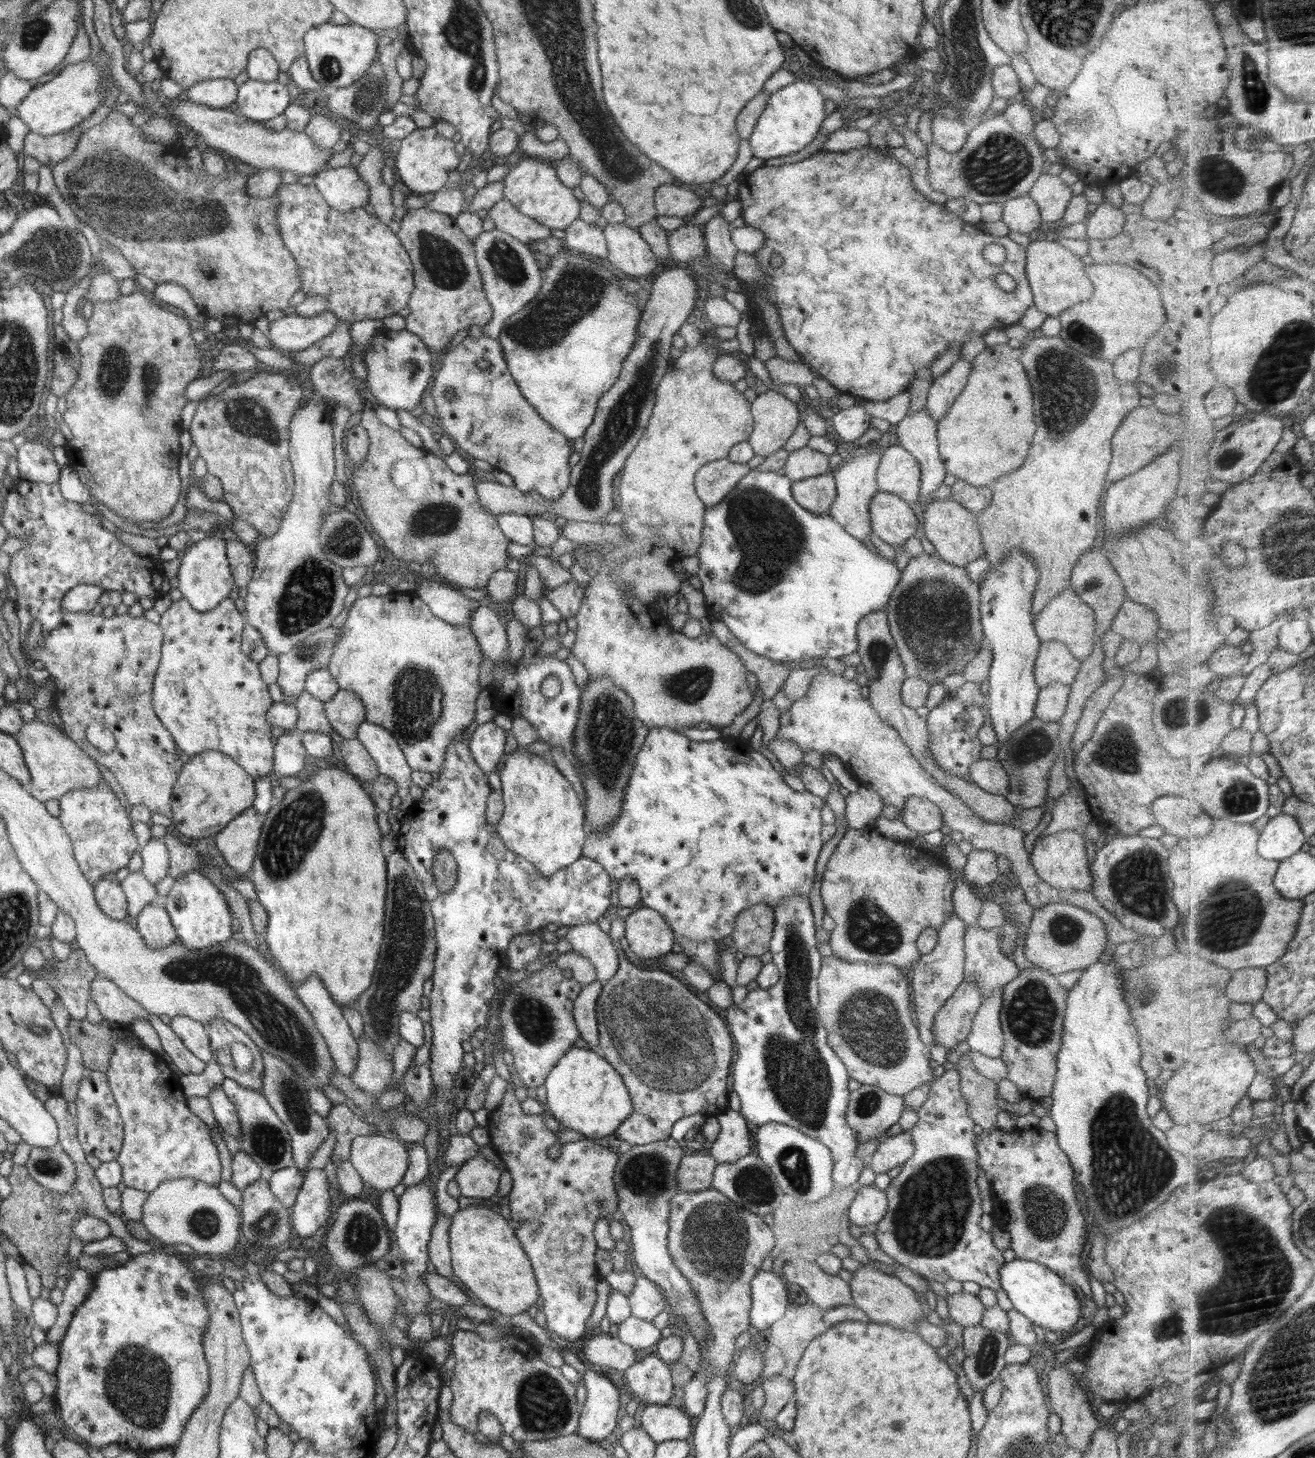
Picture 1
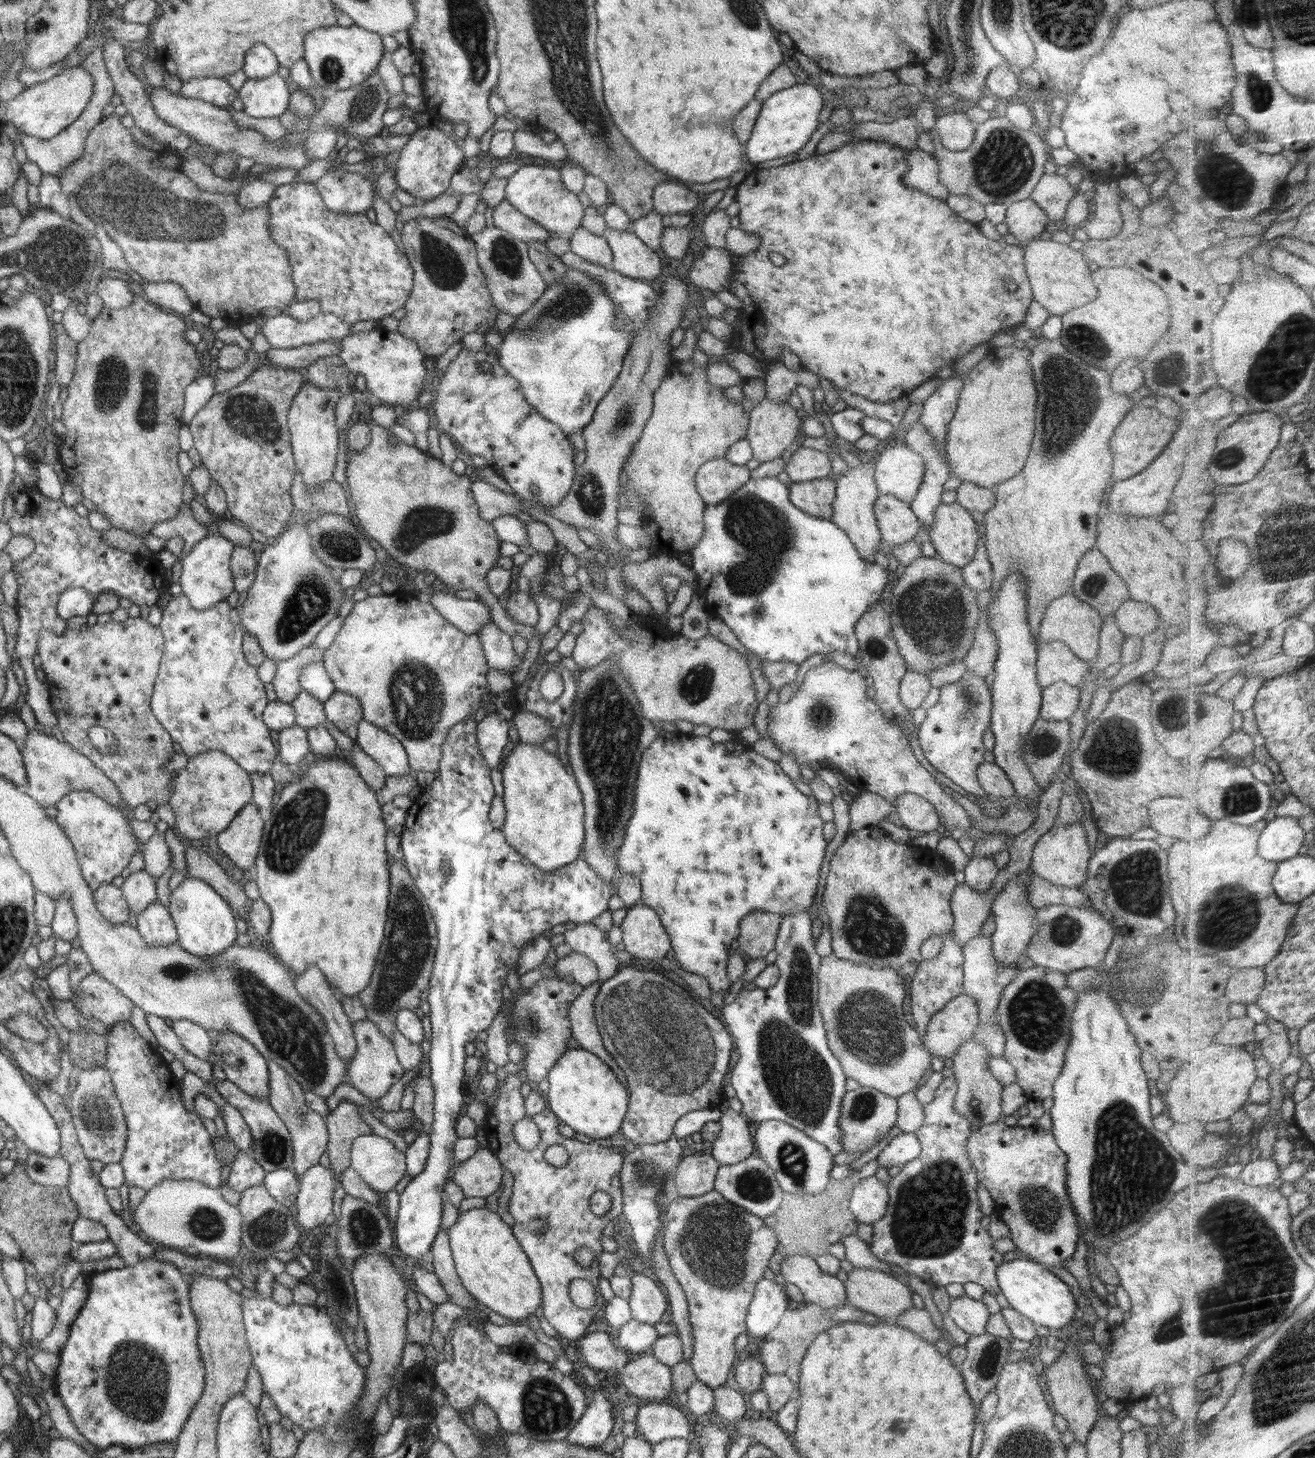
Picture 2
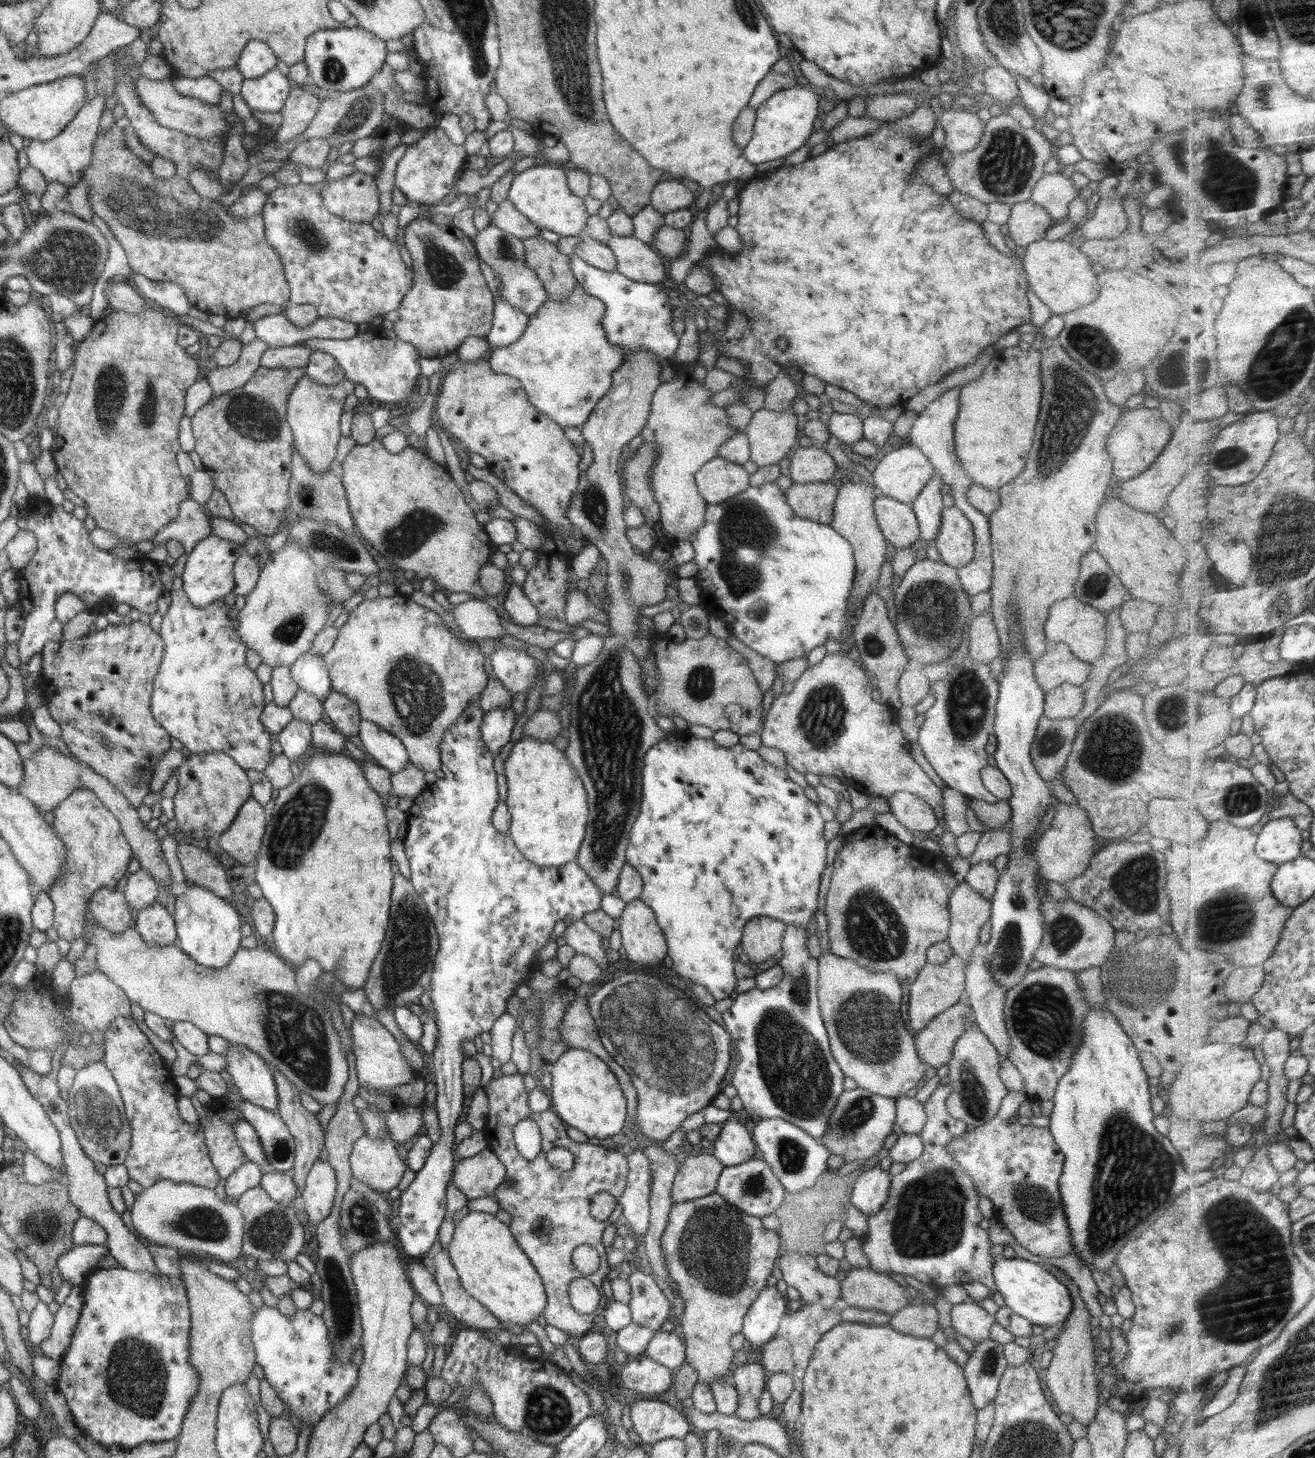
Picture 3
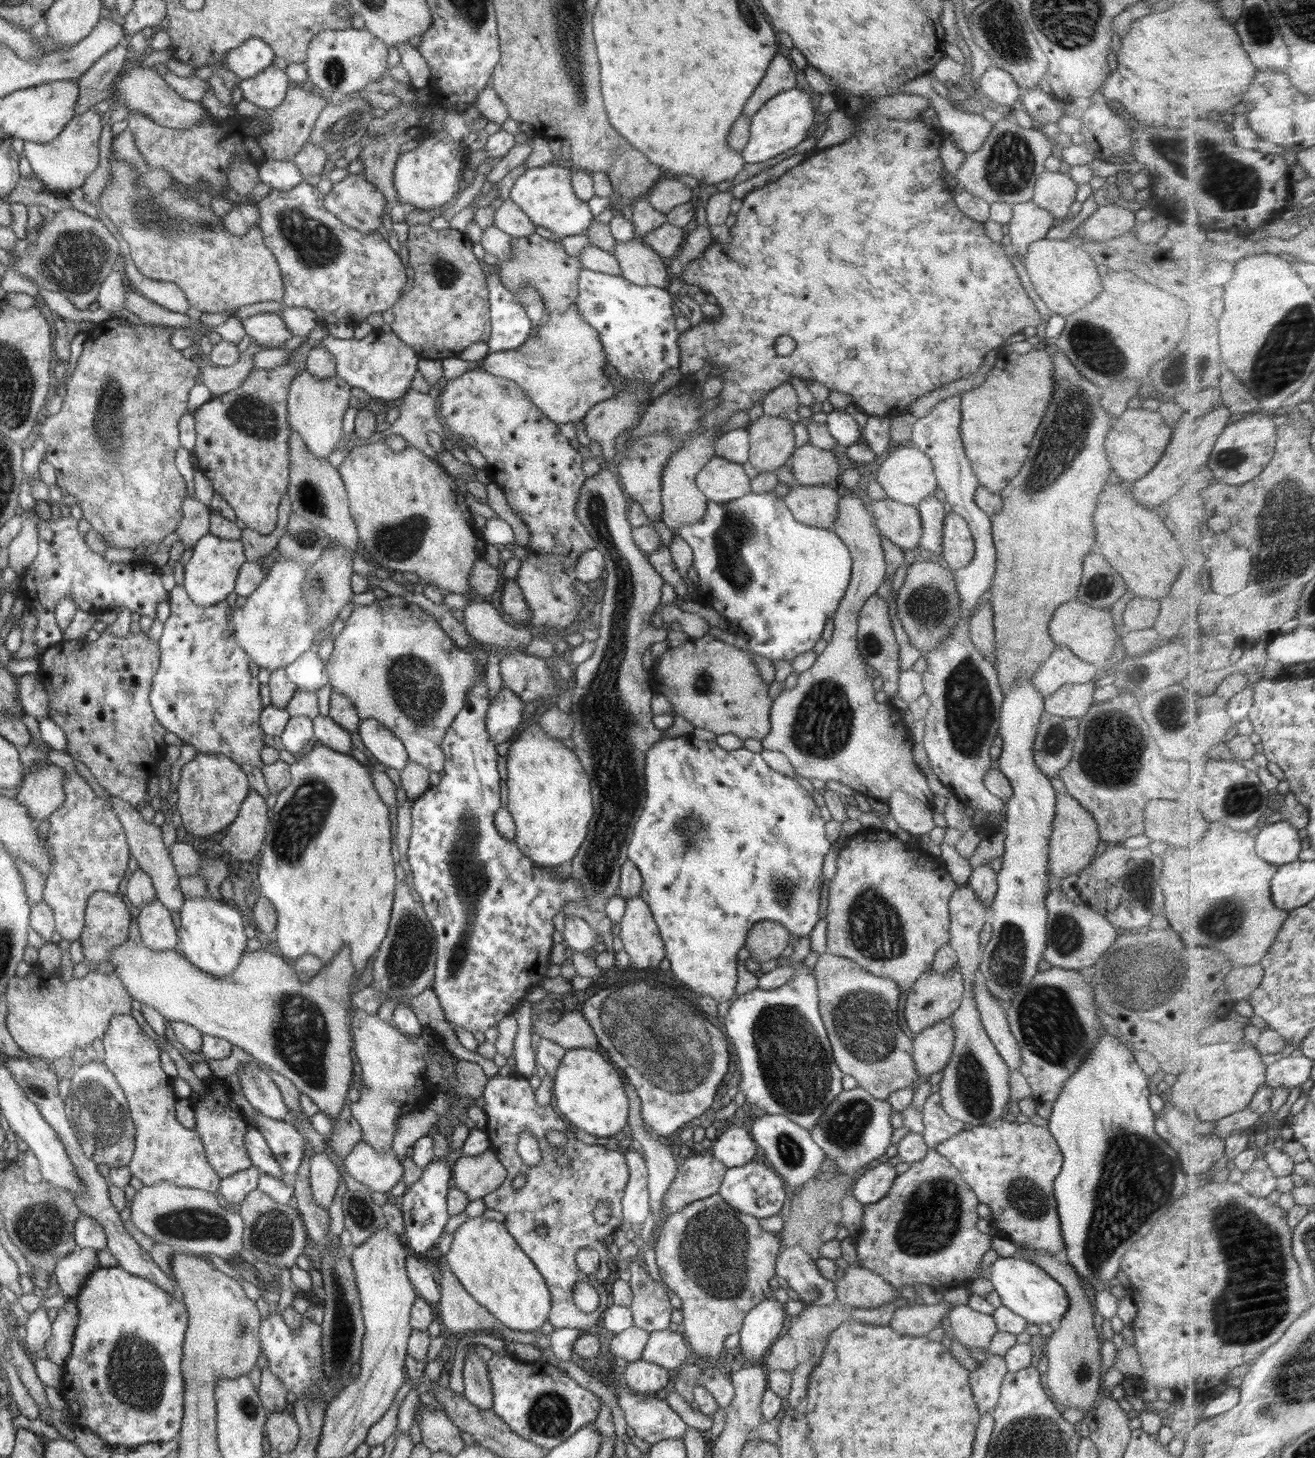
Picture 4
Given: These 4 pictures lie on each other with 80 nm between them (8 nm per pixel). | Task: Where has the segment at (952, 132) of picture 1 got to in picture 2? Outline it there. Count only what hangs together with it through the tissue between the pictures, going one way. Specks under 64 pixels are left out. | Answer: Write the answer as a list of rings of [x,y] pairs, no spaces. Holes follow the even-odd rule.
[[[957,110],[954,114],[948,113],[947,115],[938,117],[938,121],[936,122],[936,130],[940,136],[941,143],[948,150],[956,152],[966,150],[975,137],[976,124],[971,122],[966,114],[962,113],[960,110]]]

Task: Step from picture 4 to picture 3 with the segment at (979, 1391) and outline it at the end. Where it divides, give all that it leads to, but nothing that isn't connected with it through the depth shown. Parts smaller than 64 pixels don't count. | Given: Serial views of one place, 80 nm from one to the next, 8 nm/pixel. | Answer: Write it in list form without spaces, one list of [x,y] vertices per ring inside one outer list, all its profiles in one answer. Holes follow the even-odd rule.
[[[994,1339],[974,1344],[975,1350],[962,1369],[976,1409],[982,1409],[995,1401],[1000,1378],[1007,1368],[1003,1354],[1004,1345]]]

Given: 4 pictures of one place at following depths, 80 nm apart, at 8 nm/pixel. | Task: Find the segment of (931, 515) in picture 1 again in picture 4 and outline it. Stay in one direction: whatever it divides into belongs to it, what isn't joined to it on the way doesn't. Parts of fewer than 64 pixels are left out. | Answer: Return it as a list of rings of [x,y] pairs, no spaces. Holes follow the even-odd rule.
[[[946,513],[942,550],[944,560],[954,571],[968,566],[975,555],[975,544],[971,530],[964,518],[957,513]]]

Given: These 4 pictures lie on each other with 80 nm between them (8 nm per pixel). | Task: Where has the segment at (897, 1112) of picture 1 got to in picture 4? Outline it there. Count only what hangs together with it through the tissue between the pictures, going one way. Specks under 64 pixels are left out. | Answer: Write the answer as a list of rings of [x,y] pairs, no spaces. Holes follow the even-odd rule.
[[[863,1088],[842,1089],[842,1092],[824,1111],[824,1114],[820,1115],[810,1134],[816,1145],[823,1149],[827,1158],[831,1158],[835,1162],[834,1169],[842,1172],[842,1174],[852,1175],[862,1166],[869,1165],[872,1161],[877,1162],[877,1159],[888,1150],[888,1146],[891,1145],[892,1131],[894,1130],[890,1120],[893,1112],[894,1110],[887,1099],[880,1100]]]

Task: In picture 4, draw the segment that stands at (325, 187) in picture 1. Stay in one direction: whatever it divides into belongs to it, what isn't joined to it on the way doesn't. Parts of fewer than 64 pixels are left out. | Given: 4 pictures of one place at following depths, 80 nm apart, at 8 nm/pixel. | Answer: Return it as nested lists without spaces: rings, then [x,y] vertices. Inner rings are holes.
[[[362,173],[349,174],[342,182],[333,184],[330,192],[323,196],[323,203],[328,212],[331,212],[350,228],[359,230],[364,234],[381,232],[383,229],[382,215],[388,202],[385,196],[372,183],[368,182]]]

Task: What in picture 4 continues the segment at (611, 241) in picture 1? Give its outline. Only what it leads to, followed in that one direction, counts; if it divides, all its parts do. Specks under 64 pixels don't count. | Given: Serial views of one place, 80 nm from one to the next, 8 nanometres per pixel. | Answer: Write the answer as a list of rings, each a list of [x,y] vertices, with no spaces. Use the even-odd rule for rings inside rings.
[[[640,239],[620,242],[615,246],[615,254],[621,268],[621,277],[636,286],[658,286],[667,288],[668,266],[661,256],[646,246]]]

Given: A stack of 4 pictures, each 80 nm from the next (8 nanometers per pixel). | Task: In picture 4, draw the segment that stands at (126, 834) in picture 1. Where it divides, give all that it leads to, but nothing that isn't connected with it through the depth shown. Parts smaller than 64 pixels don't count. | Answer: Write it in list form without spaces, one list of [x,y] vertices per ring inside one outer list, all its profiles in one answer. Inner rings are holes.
[[[50,749],[48,760],[64,773],[62,787],[65,799],[49,816],[46,842],[52,857],[52,868],[46,877],[43,900],[52,908],[55,931],[70,943],[79,940],[85,927],[88,898],[99,891],[120,895],[118,887],[129,871],[129,844],[117,814],[108,801],[98,797],[73,763],[72,756]]]

